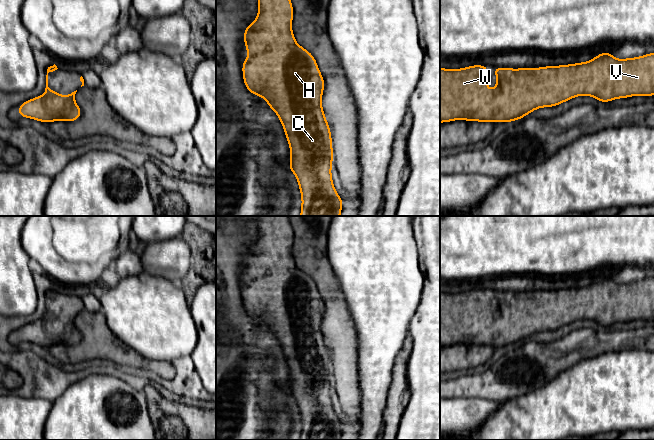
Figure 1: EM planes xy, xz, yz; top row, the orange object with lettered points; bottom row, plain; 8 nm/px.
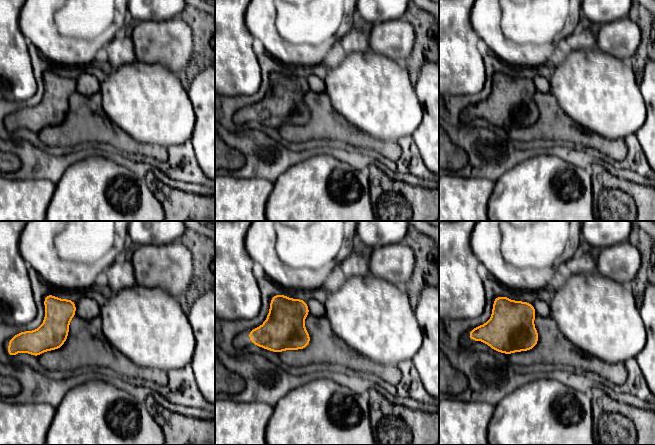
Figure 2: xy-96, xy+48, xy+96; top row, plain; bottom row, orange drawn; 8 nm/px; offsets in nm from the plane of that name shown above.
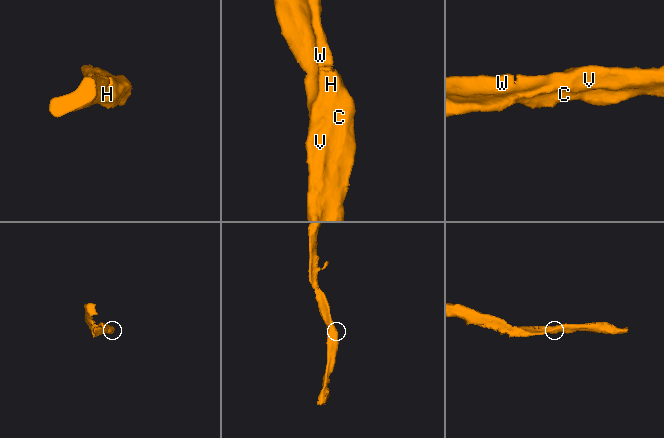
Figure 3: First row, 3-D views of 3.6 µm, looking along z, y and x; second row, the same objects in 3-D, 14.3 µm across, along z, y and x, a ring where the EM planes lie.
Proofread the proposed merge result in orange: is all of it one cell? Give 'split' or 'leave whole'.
leave whole

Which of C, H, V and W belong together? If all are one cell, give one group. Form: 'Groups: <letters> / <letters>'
Groups: C H V W

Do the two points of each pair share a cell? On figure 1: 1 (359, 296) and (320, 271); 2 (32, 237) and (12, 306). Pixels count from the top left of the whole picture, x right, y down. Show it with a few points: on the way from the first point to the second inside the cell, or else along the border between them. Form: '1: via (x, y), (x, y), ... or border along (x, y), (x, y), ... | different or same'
1: border along (330, 263), (344, 299), (349, 306) | different
2: border along (21, 231), (21, 246), (31, 258) | different

